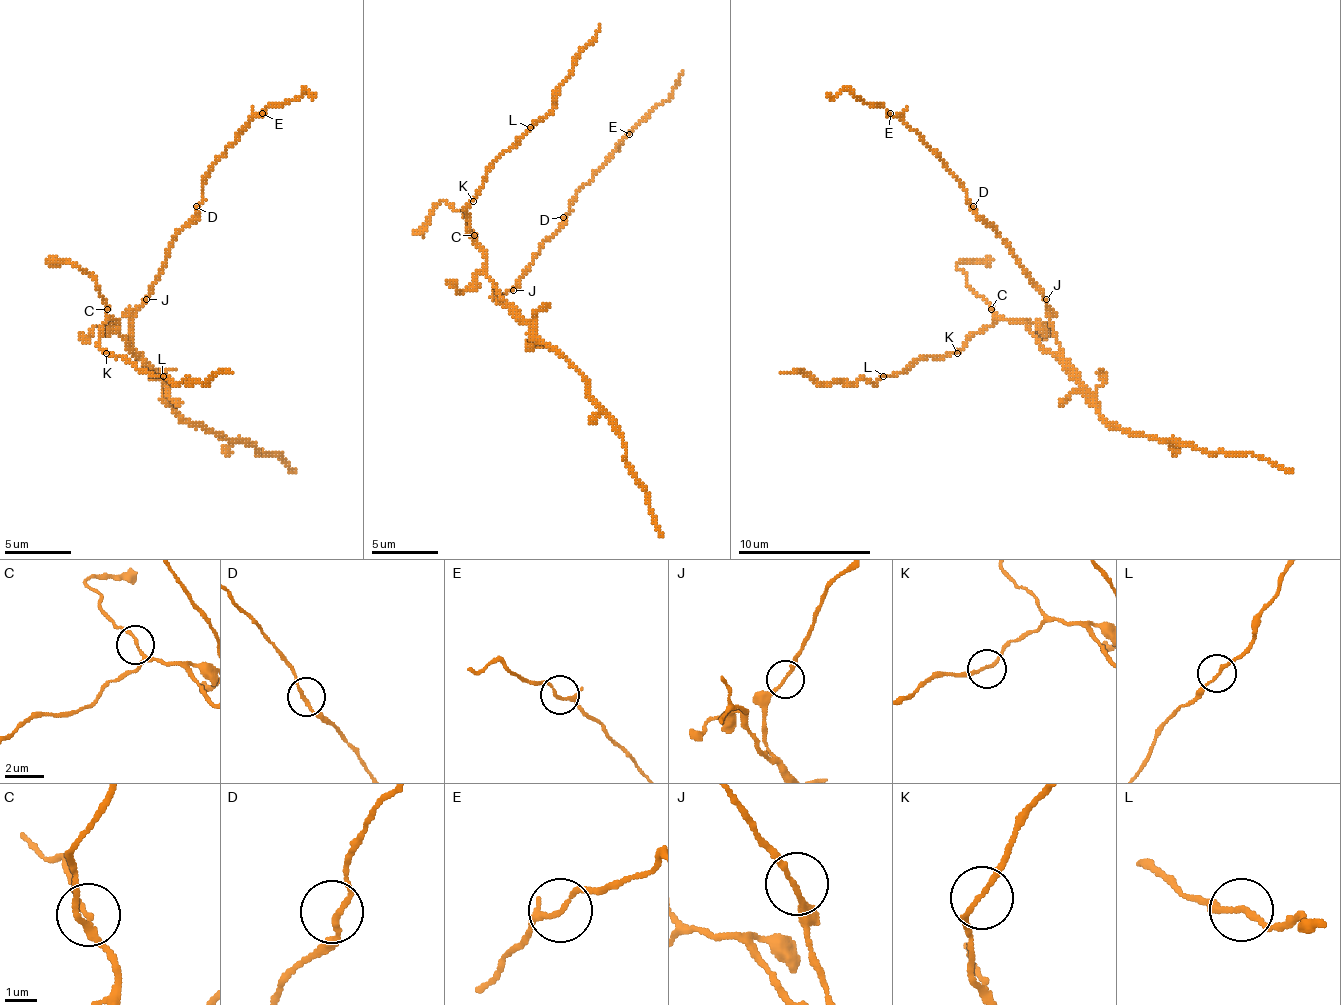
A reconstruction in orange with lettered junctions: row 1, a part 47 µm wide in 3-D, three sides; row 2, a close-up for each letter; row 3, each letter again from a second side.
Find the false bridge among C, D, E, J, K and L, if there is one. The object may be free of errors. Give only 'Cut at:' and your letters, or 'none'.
Cut at: none

